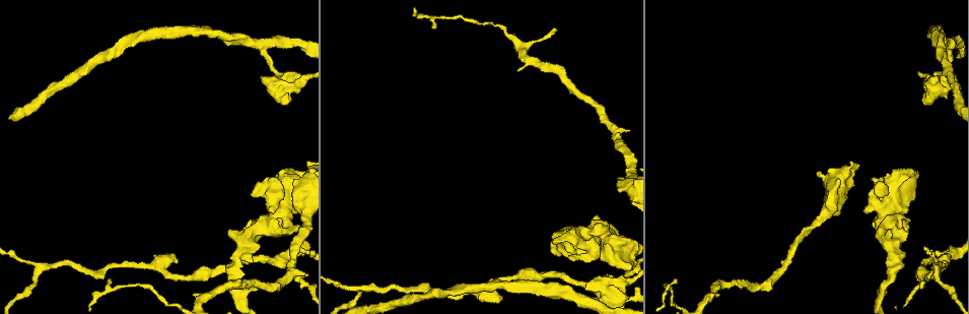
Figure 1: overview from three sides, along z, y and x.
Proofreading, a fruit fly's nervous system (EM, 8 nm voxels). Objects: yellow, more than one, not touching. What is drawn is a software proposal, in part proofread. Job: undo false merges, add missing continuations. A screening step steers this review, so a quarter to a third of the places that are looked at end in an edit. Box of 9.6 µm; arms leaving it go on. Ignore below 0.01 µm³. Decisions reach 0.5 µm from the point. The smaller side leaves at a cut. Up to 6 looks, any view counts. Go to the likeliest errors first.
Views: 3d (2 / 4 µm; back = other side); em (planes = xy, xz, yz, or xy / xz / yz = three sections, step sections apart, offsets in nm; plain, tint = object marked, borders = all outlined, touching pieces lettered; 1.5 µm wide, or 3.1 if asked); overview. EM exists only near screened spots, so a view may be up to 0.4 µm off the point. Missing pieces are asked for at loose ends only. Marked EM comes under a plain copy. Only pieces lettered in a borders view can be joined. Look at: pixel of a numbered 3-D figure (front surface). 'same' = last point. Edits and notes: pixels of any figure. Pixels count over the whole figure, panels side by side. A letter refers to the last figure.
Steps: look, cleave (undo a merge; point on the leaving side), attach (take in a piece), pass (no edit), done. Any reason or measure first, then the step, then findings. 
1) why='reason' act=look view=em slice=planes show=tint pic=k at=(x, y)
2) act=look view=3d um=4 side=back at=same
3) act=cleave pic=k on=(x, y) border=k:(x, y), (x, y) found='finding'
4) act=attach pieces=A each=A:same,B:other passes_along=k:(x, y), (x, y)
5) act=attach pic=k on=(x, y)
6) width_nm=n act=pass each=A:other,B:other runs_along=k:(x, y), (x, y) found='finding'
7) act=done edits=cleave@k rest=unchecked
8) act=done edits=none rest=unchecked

why='thick end' act=look view=3d um=4 pic=1 at=(924, 100)

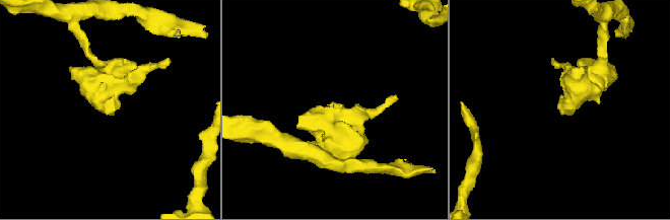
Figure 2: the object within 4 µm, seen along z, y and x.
why='shape alone is not enough' act=look view=em slice=xy step=4 show=borders pic=2 at=(562, 109)

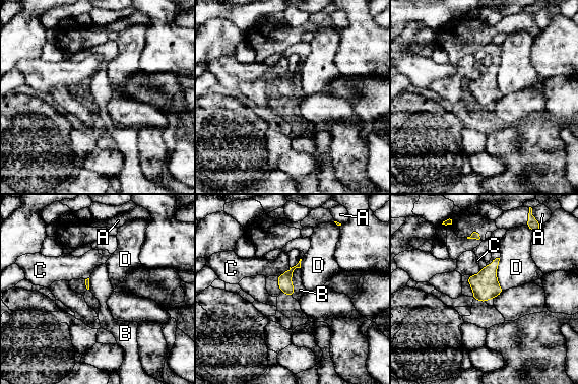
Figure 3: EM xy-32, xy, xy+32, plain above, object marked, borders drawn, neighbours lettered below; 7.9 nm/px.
act=pass each=A:other,B:other,C:other,D:other border=3:(300, 267), (292, 276), (292, 296) found='none of them fits'

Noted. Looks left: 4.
why='abrupt turn' act=look view=em slice=planes show=tint pic=1 at=(288, 193)

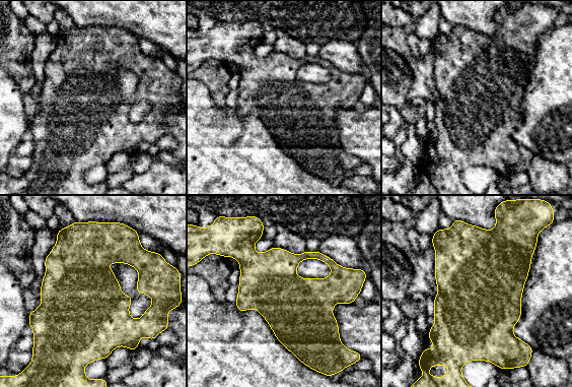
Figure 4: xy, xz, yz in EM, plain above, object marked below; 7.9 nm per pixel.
act=look view=em slice=planes show=borders at=same

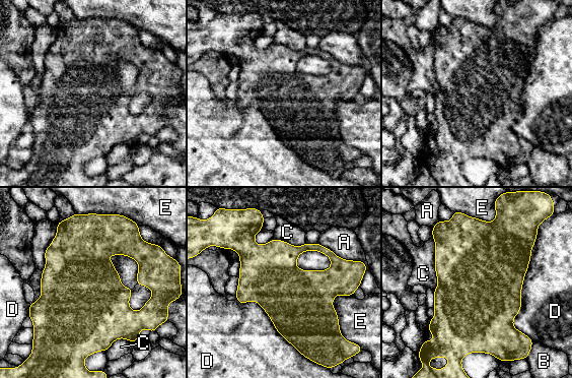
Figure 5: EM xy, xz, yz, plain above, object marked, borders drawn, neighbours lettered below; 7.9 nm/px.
act=pass each=A:other,B:other,C:other,D:other,E:other border=5:(534, 242), (513, 319), (526, 335) found='all the same cell'

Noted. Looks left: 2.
why='two arms in line, one across' act=look view=em slice=planes show=borders pic=1 at=(586, 302)

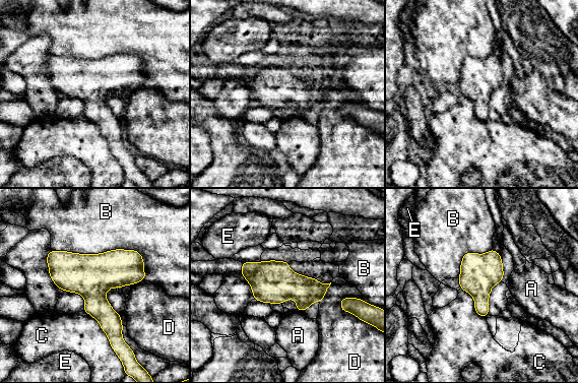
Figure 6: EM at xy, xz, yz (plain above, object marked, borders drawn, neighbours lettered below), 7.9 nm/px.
act=pass each=A:other,B:other,C:other,D:other,E:other border=6:(83, 310), (98, 322), (116, 353) found='all the same cell'

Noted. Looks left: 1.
act=done edits=none rest=unchecked

